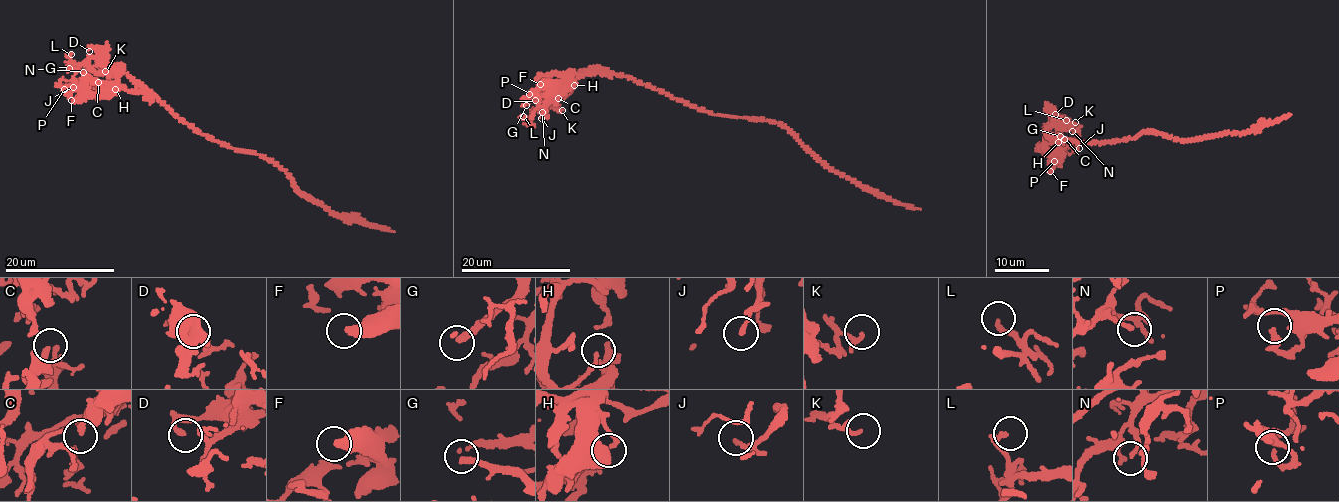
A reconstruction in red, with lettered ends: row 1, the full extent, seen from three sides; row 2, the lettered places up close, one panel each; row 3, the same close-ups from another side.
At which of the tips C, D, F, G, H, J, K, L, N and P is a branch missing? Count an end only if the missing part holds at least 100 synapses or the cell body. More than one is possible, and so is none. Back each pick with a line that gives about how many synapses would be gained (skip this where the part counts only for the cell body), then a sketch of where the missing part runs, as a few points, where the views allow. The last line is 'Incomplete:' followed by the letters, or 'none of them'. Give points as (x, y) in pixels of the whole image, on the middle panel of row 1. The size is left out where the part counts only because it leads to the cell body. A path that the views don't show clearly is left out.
G: 140 syn | (526, 105), (513, 120), (507, 144), (486, 168), (484, 175), (491, 177), (482, 165), (473, 167), (466, 163)
Incomplete: G

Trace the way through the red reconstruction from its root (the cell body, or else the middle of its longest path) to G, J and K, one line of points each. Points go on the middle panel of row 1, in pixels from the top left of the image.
G: (714, 114), (690, 106), (623, 76), (586, 72), (581, 77), (553, 72), (544, 79), (541, 92), (526, 105)
J: (714, 114), (690, 106), (623, 76), (586, 72), (581, 76), (572, 72), (548, 98), (541, 118)
K: (714, 114), (623, 76), (589, 71), (569, 81), (570, 88), (557, 101), (562, 110)

